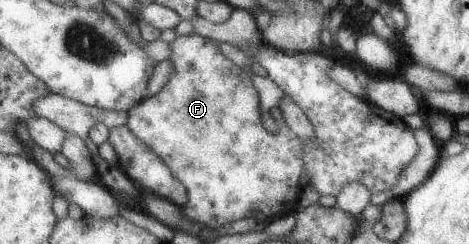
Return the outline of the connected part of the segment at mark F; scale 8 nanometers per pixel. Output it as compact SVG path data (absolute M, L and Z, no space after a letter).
M198 34L191 36L176 36L174 41L169 43L171 55L167 59L173 69L170 79L158 90L158 93L144 98L138 105L130 109L127 122L125 126L133 133L134 137L138 139L137 148L150 149L166 164L166 167L172 172L175 178L186 188L187 202L181 208L182 215L186 219L200 222L209 228L217 228L230 221L246 221L248 217L252 217L254 221L265 225L272 217L277 217L283 214L293 213L297 207L300 192L300 185L298 184L298 177L305 173L304 162L301 156L301 139L286 125L283 115L278 109L270 109L269 113L278 125L278 132L276 134L268 133L262 127L260 122L260 104L258 104L258 94L252 82L250 81L248 73L242 71L231 60L220 53L218 45L215 41L200 37Z

